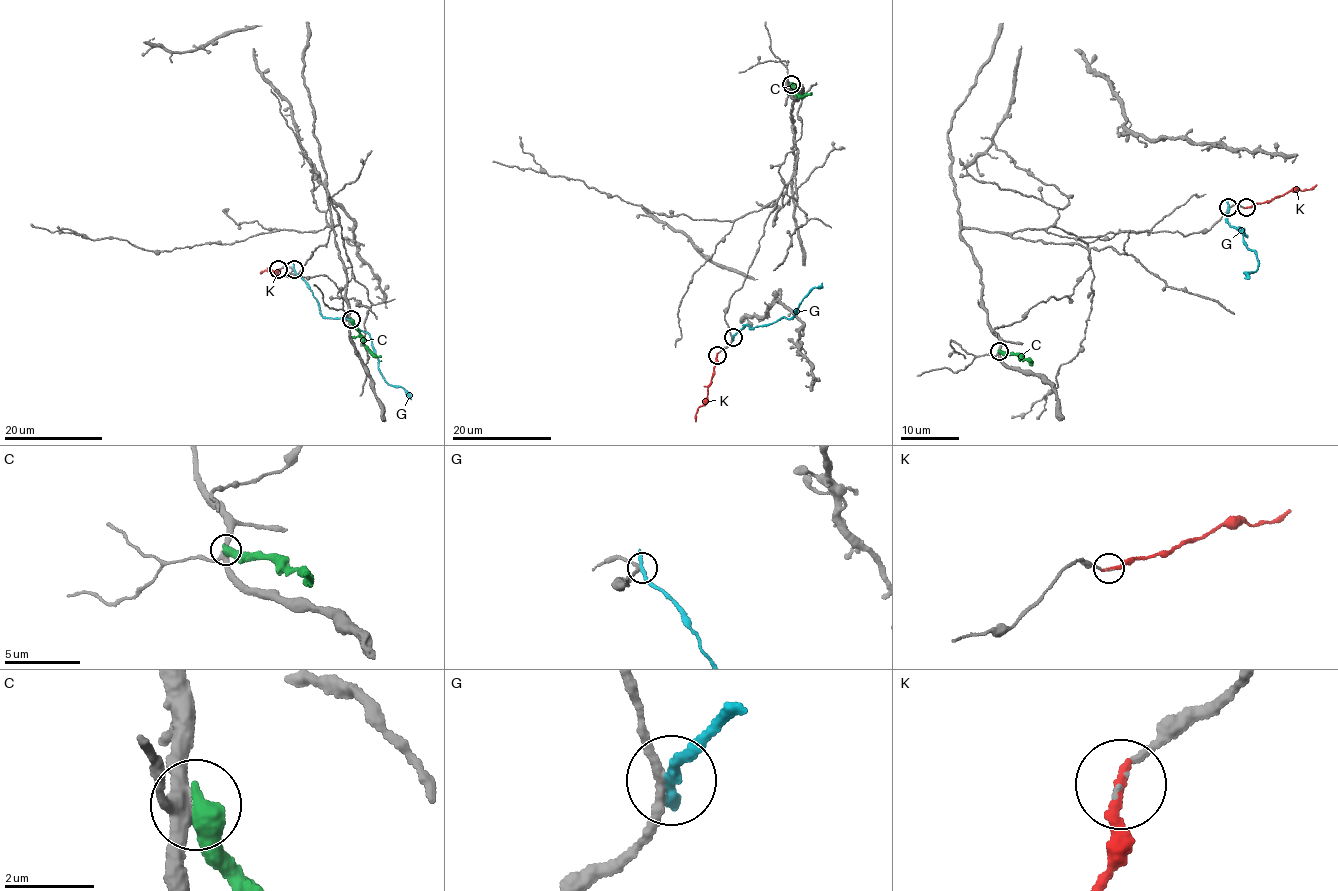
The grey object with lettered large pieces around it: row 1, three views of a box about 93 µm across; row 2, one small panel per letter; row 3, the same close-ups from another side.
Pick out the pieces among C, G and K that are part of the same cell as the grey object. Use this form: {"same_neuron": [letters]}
{"same_neuron": ["K"]}

